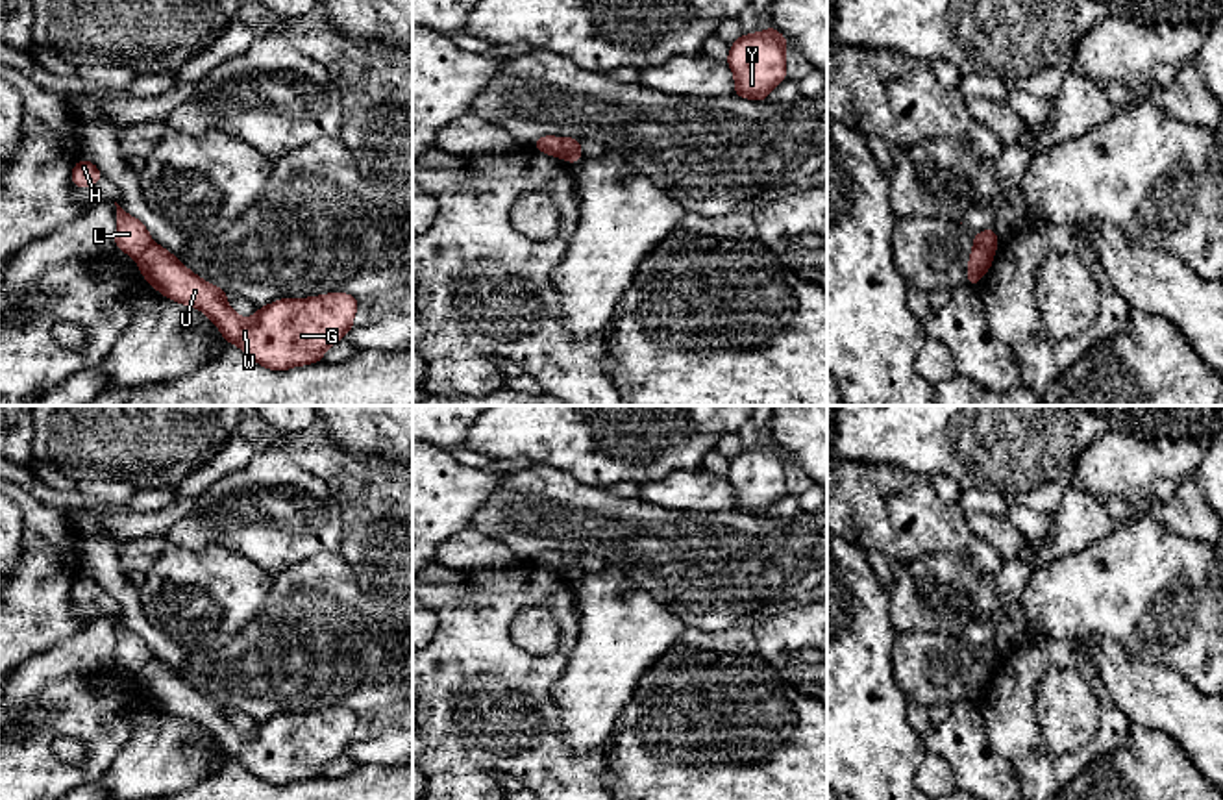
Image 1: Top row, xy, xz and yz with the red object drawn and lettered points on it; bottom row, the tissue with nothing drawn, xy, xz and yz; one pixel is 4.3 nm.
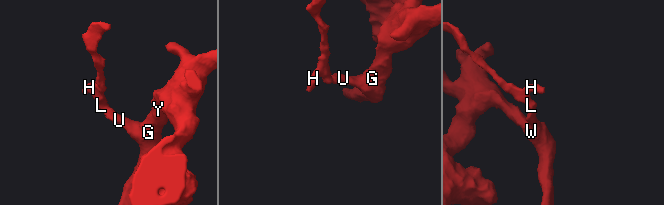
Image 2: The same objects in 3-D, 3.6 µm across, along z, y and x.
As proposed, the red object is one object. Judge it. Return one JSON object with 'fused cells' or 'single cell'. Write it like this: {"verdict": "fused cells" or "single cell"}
{"verdict": "fused cells"}

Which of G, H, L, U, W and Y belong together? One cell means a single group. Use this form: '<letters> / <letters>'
G U W Y / H L

